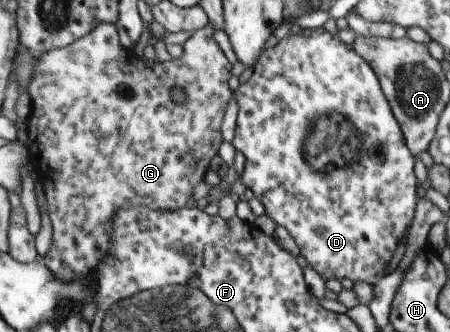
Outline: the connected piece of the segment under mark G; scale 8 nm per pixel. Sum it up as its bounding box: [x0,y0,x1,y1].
[24,23,231,282]

